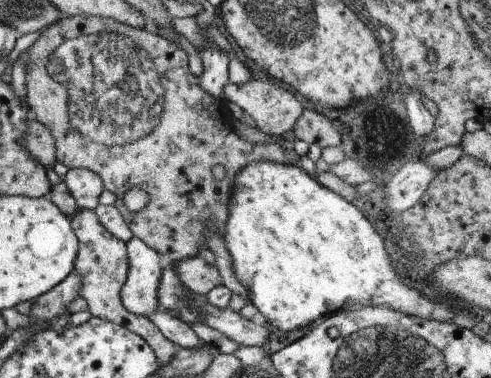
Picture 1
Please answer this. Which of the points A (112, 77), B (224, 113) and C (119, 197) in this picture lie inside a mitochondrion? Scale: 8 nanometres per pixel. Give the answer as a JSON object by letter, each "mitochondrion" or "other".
{"A":"mitochondrion","B":"other","C":"other"}

